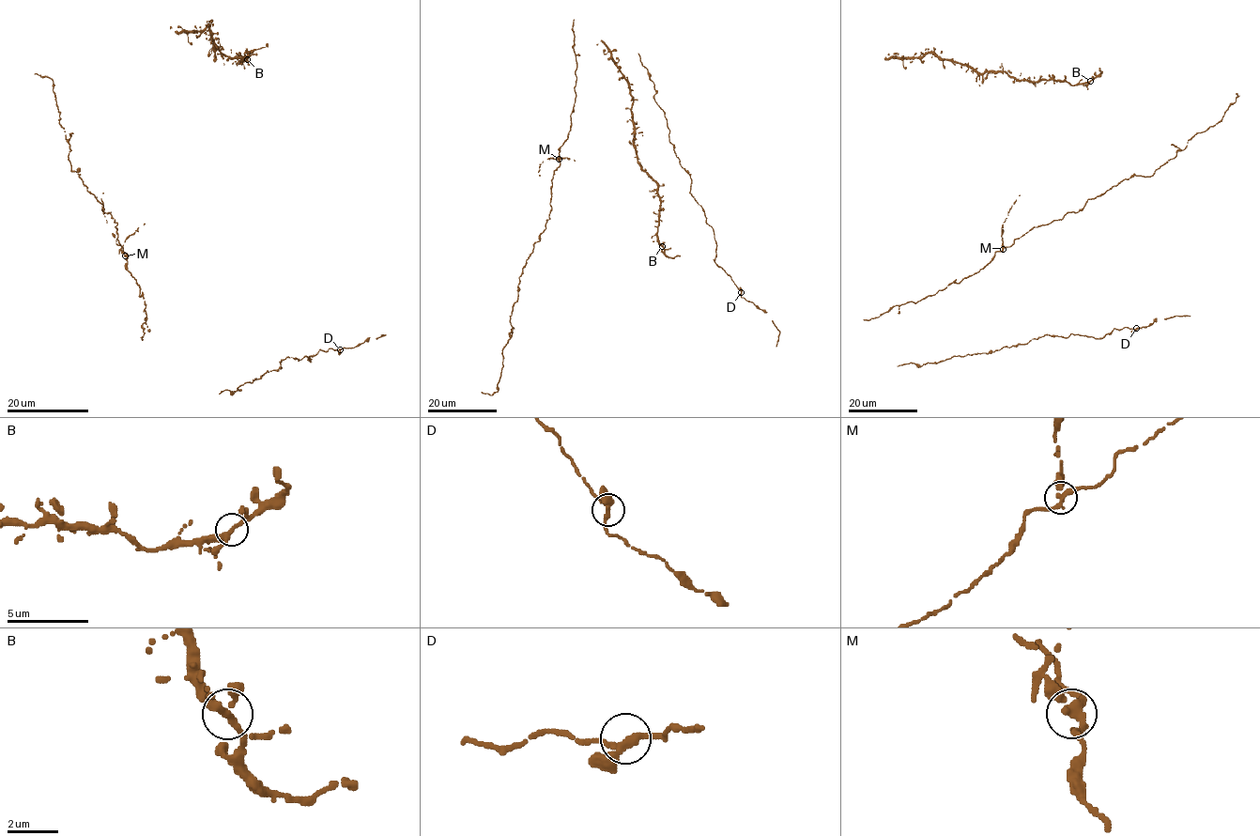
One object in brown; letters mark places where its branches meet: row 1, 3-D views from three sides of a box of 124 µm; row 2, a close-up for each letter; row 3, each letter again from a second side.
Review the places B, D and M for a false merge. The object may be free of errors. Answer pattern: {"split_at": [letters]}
{"split_at": ["M"]}

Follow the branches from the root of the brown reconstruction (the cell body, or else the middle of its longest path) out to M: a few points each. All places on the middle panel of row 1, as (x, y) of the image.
M: (576, 79), (568, 138), (560, 147), (558, 159)

